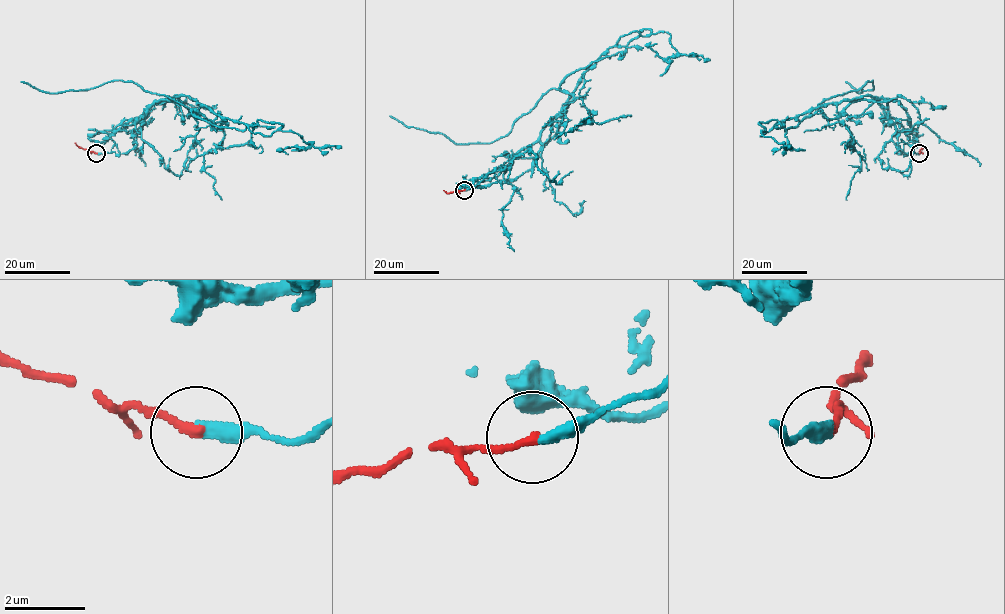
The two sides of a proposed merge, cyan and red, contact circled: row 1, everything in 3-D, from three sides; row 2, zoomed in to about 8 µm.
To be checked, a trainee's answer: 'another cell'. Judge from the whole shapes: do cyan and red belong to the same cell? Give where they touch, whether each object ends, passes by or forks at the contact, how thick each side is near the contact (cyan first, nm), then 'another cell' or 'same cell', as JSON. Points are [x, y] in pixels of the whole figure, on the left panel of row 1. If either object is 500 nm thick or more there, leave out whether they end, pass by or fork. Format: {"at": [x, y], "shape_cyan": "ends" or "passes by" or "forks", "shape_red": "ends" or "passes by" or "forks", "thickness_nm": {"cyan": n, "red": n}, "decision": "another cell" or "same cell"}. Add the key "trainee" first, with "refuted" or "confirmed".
{"trainee": "refuted", "at": [96, 153], "shape_cyan": "ends", "shape_red": "ends", "thickness_nm": {"cyan": 360, "red": 220}, "decision": "same cell"}

